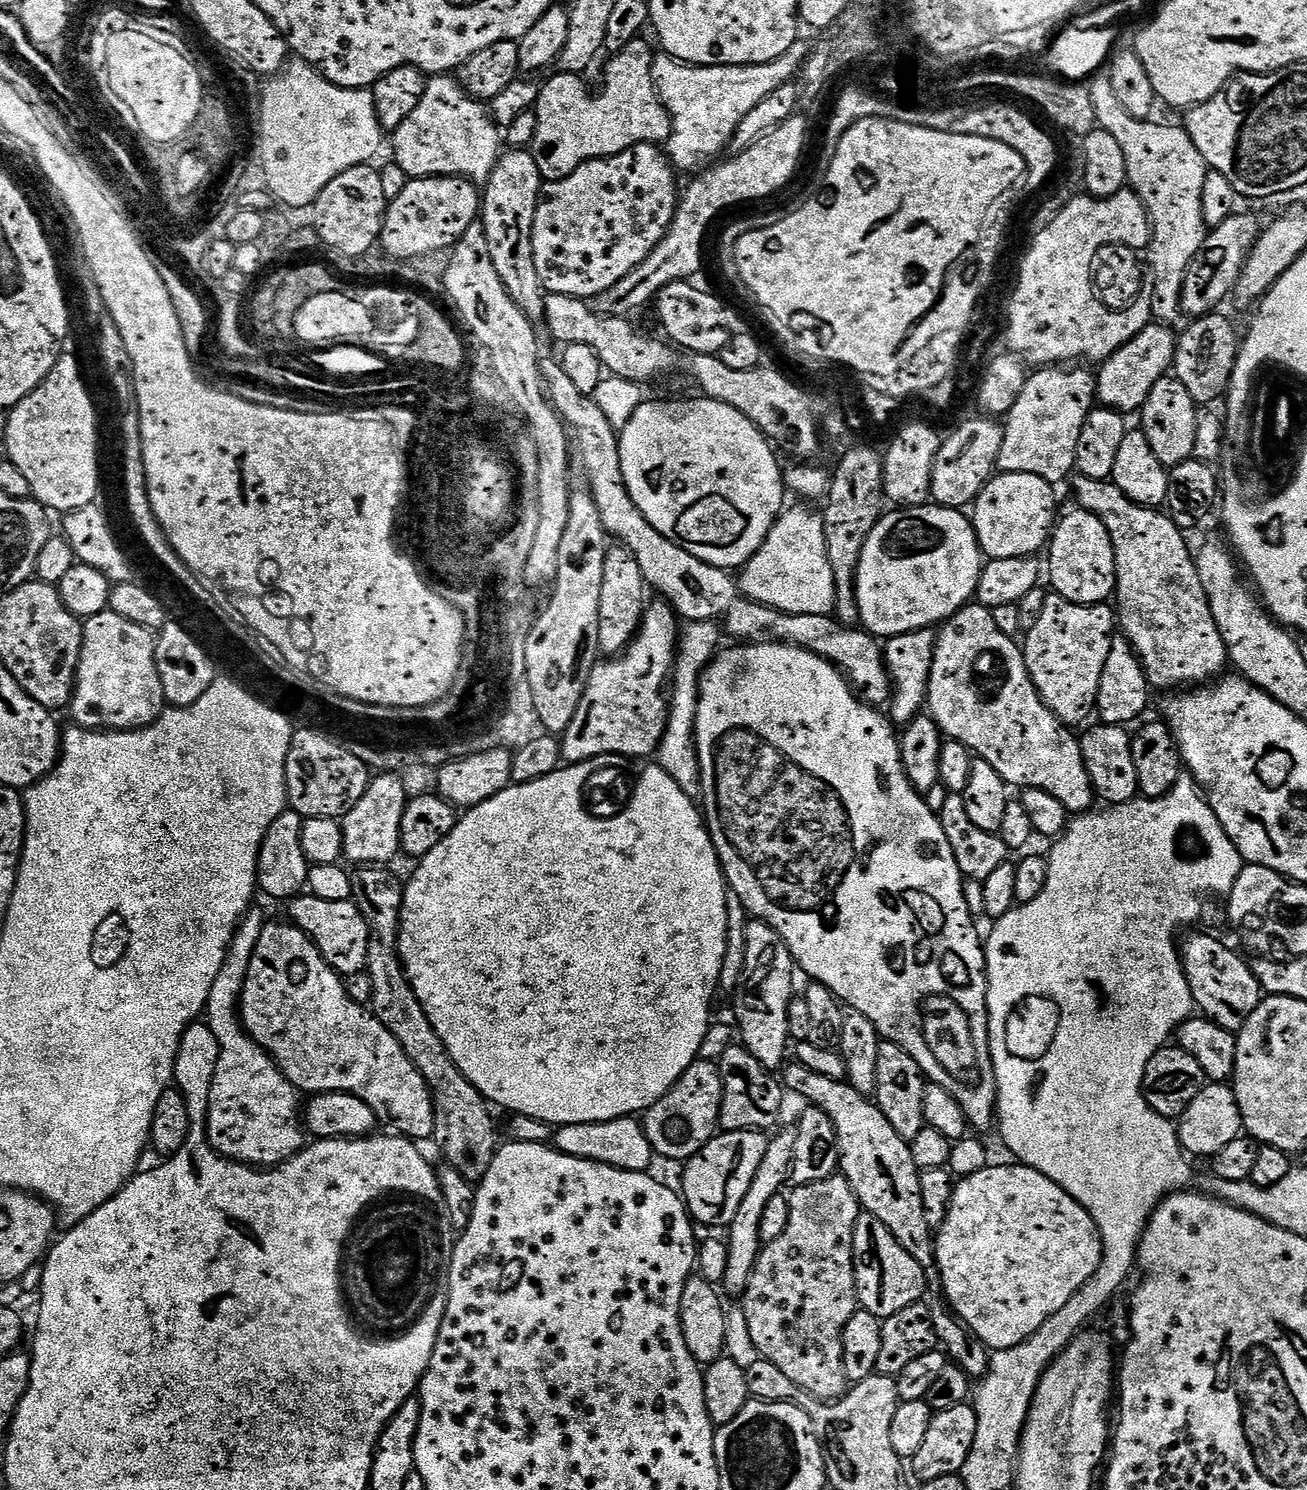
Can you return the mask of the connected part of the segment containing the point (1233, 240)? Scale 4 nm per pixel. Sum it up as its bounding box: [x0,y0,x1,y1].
[1182,214,1262,318]

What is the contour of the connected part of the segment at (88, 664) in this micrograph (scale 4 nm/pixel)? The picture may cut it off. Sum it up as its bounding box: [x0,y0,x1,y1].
[70,610,166,732]

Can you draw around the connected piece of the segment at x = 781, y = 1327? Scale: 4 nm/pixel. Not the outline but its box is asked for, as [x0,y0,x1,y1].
[742,1174,861,1402]

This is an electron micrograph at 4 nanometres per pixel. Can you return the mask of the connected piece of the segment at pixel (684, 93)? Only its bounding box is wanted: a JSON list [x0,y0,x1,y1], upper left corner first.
[652,38,809,173]

